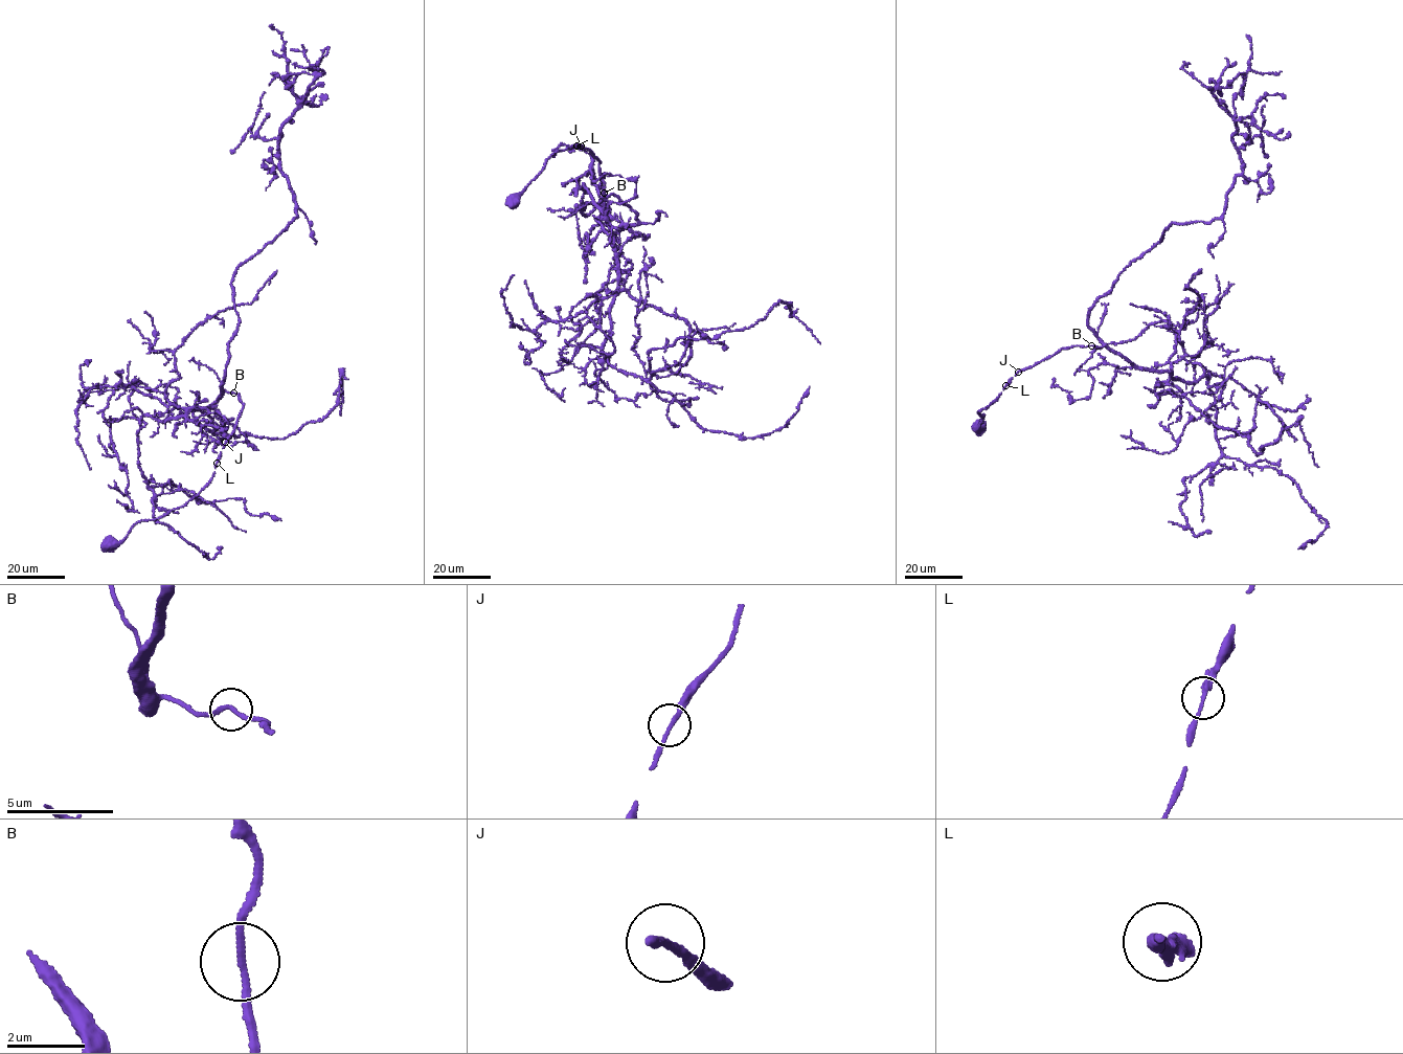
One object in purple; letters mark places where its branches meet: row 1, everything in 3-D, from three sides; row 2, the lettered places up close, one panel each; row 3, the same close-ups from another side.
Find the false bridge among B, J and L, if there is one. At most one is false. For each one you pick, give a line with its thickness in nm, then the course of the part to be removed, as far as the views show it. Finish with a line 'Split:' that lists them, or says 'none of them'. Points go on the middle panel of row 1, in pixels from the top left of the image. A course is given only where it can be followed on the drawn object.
Split: none of them

